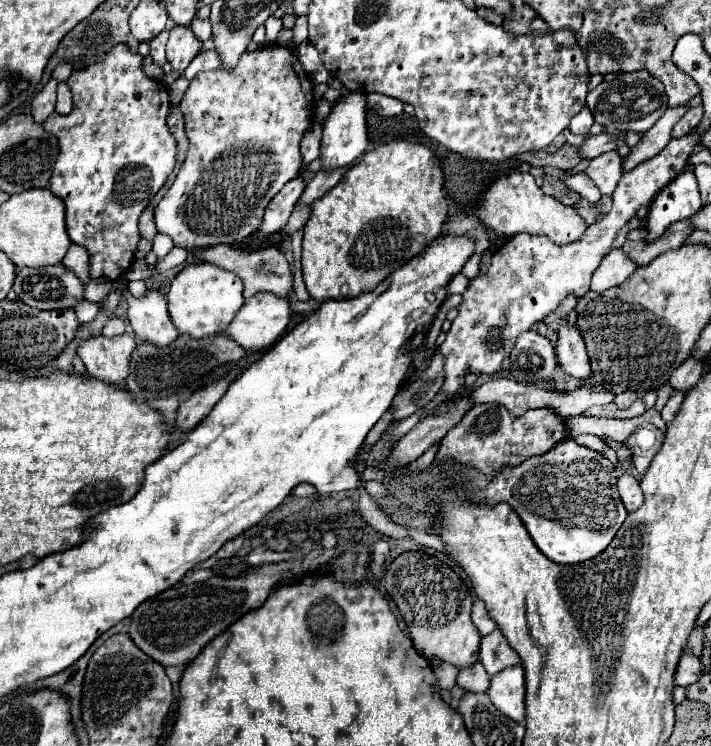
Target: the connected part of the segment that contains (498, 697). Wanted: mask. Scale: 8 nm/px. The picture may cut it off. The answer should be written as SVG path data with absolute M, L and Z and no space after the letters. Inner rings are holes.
M504 668L498 676L492 678L488 696L502 714L514 722L524 722L524 668Z

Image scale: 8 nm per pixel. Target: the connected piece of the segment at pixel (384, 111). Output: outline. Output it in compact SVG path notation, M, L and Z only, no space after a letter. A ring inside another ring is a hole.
M366 94L366 106L370 110L374 110L380 116L396 116L402 112L404 104L392 96L384 96L384 94Z

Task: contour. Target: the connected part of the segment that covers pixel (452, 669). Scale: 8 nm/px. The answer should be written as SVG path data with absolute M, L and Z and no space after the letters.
M444 662L444 664L442 664L440 668L436 668L434 672L436 672L438 682L440 682L440 686L442 686L444 690L450 690L450 688L456 684L456 676L458 676L458 668L456 668L456 666Z

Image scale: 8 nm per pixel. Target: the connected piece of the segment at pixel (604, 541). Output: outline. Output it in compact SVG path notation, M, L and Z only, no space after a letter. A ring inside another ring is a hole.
M566 438L552 446L546 454L530 456L518 466L502 468L490 480L486 500L490 508L502 502L510 504L510 508L520 516L522 524L526 524L530 538L546 558L550 558L556 564L578 564L598 556L612 542L612 538L616 536L616 532L628 516L620 500L616 480L618 478L614 472L614 464L604 454L578 444L574 438Z

